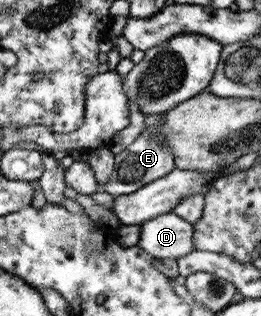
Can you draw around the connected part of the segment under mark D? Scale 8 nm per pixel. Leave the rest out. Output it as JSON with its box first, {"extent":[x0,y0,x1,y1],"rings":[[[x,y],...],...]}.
{"extent":[138,212,195,258],"rings":[[[175,212],[158,215],[140,223],[138,248],[150,252],[154,258],[185,257],[195,250],[195,226]]]}

